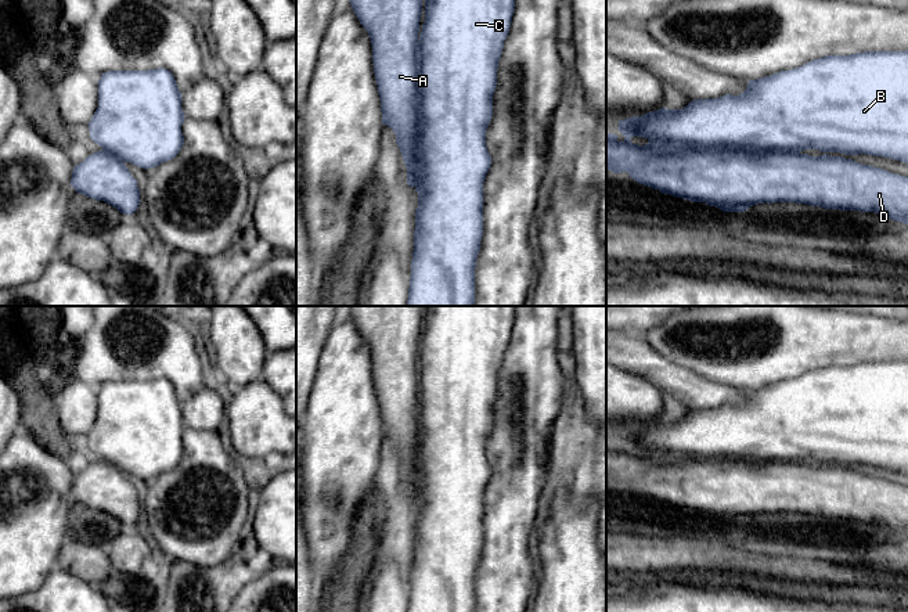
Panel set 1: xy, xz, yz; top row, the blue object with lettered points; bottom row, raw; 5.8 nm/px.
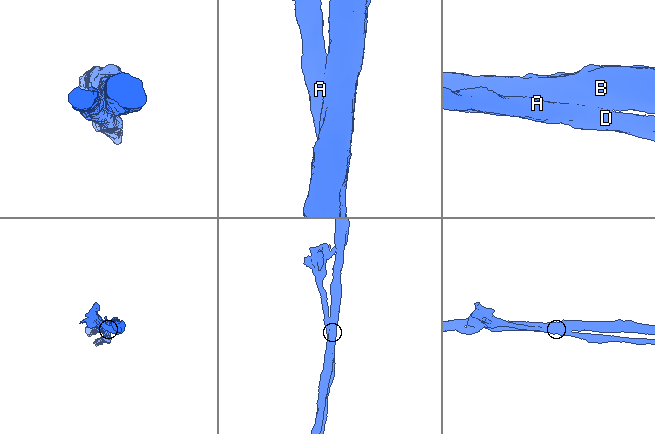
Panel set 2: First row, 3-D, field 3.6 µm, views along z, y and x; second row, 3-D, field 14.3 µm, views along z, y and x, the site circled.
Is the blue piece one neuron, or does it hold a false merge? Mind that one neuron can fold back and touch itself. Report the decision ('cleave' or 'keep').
cleave

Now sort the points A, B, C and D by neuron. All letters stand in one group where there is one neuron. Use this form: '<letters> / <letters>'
A D / B C

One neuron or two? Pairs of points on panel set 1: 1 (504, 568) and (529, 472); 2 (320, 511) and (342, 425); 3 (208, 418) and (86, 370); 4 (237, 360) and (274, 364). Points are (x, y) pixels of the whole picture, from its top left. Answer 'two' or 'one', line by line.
1: one
2: one
3: two
4: two

